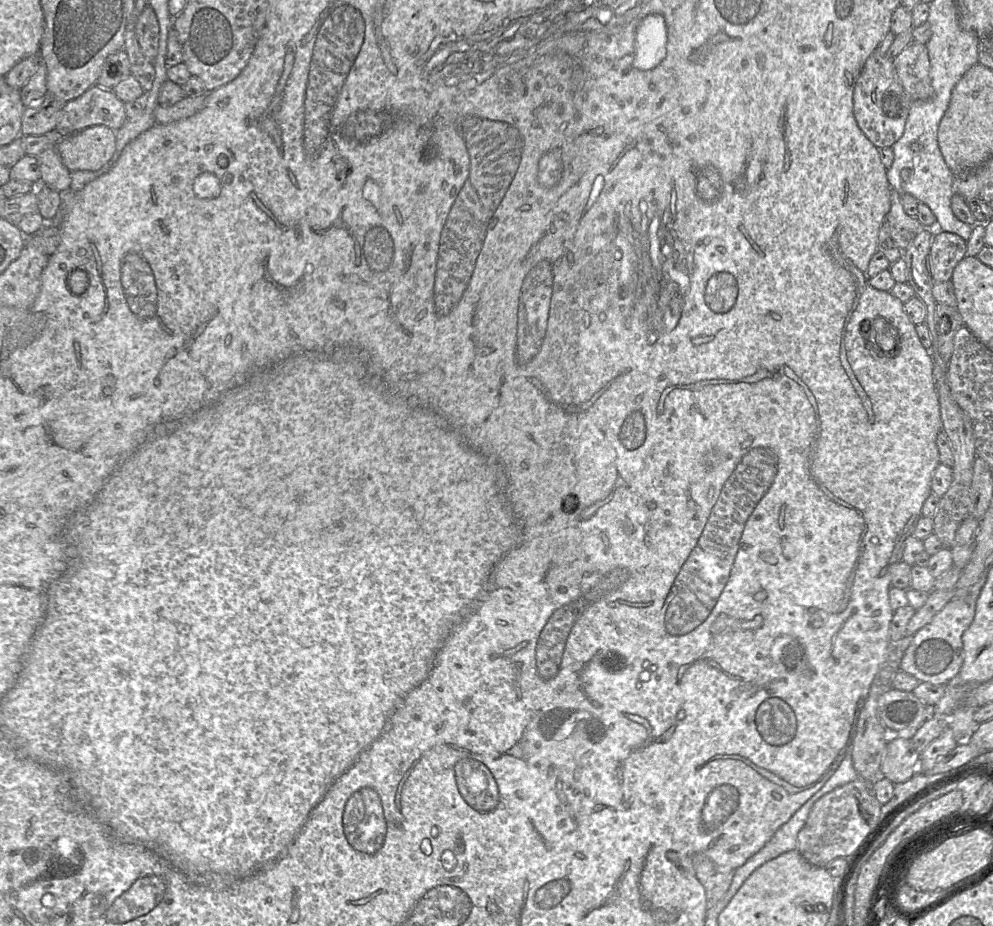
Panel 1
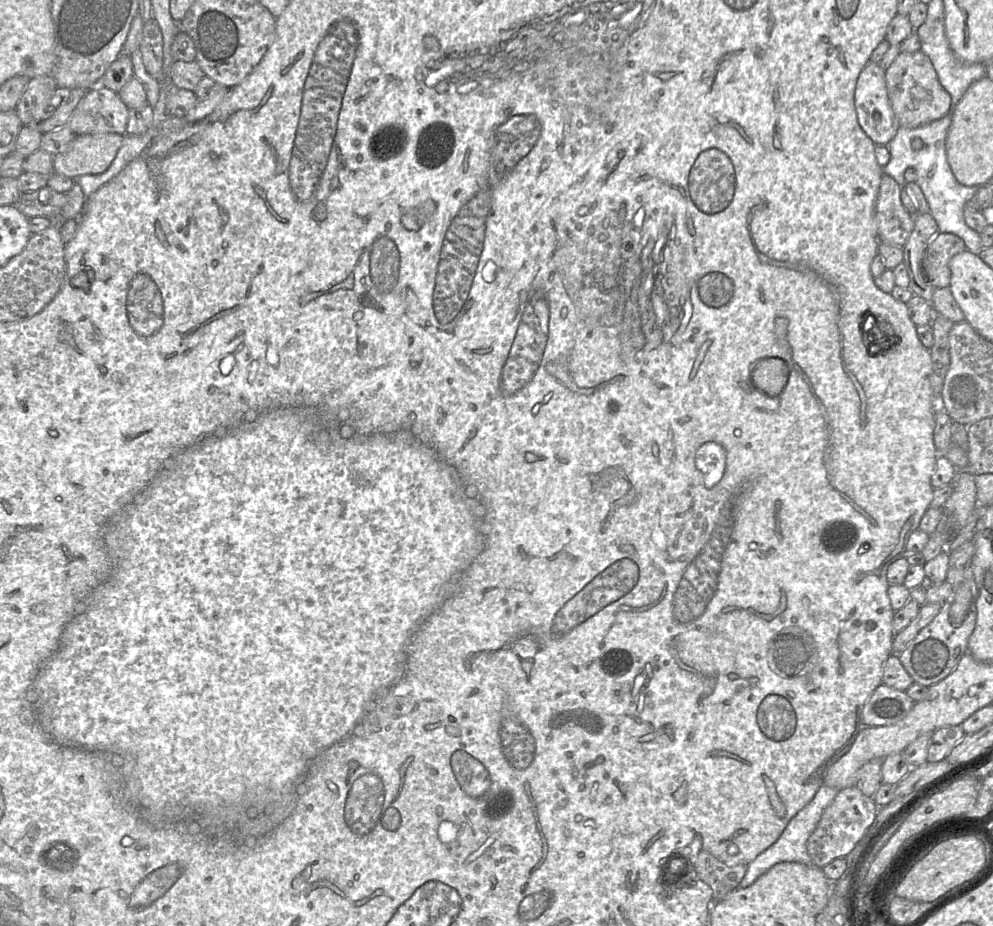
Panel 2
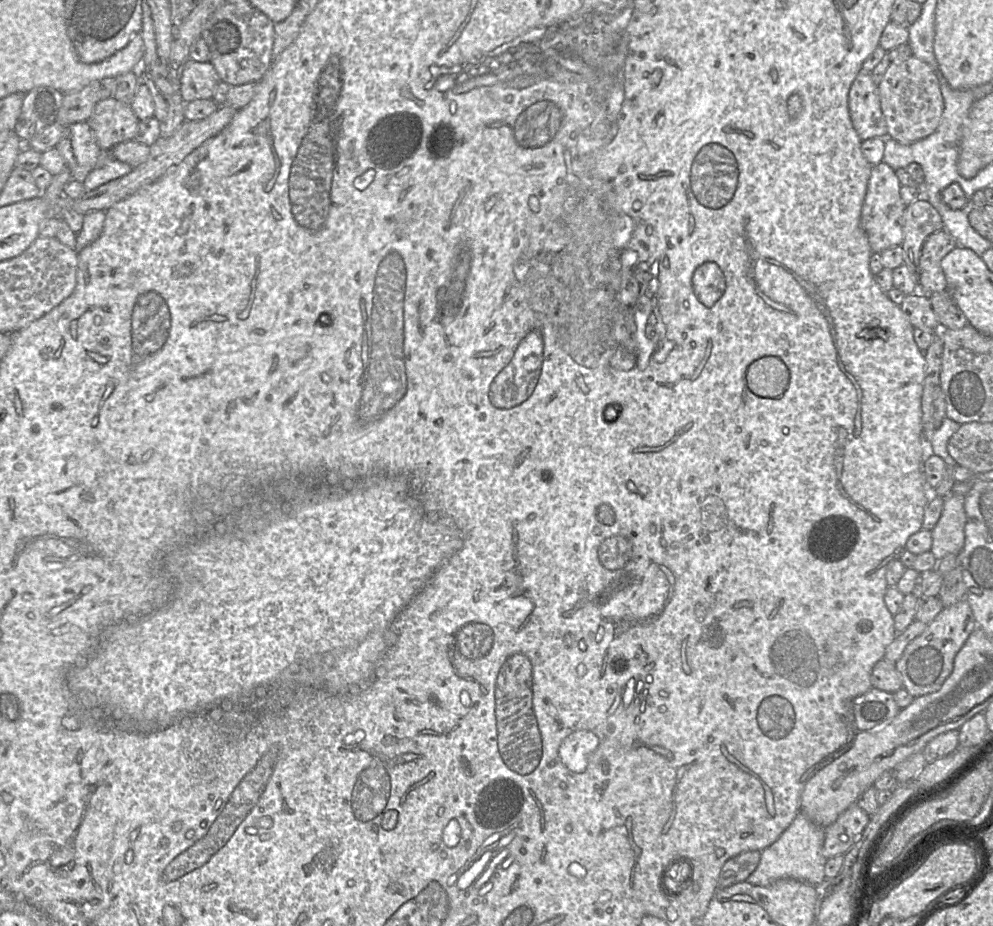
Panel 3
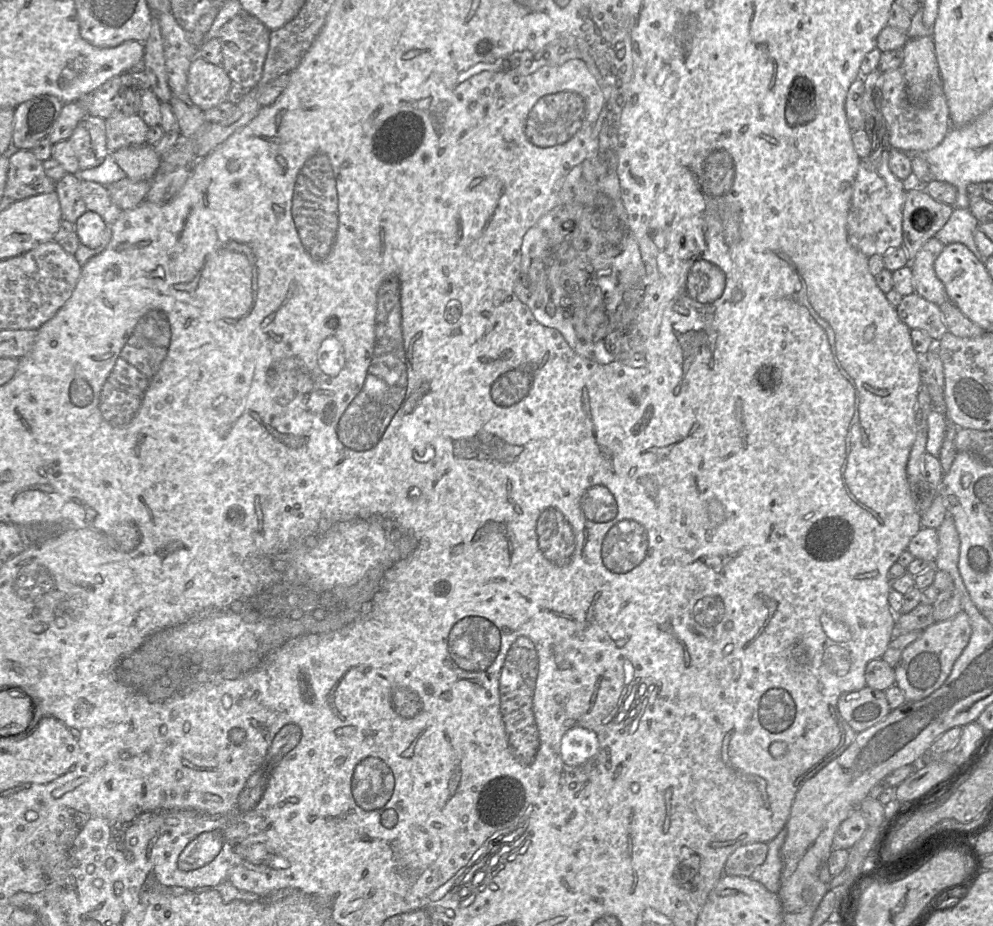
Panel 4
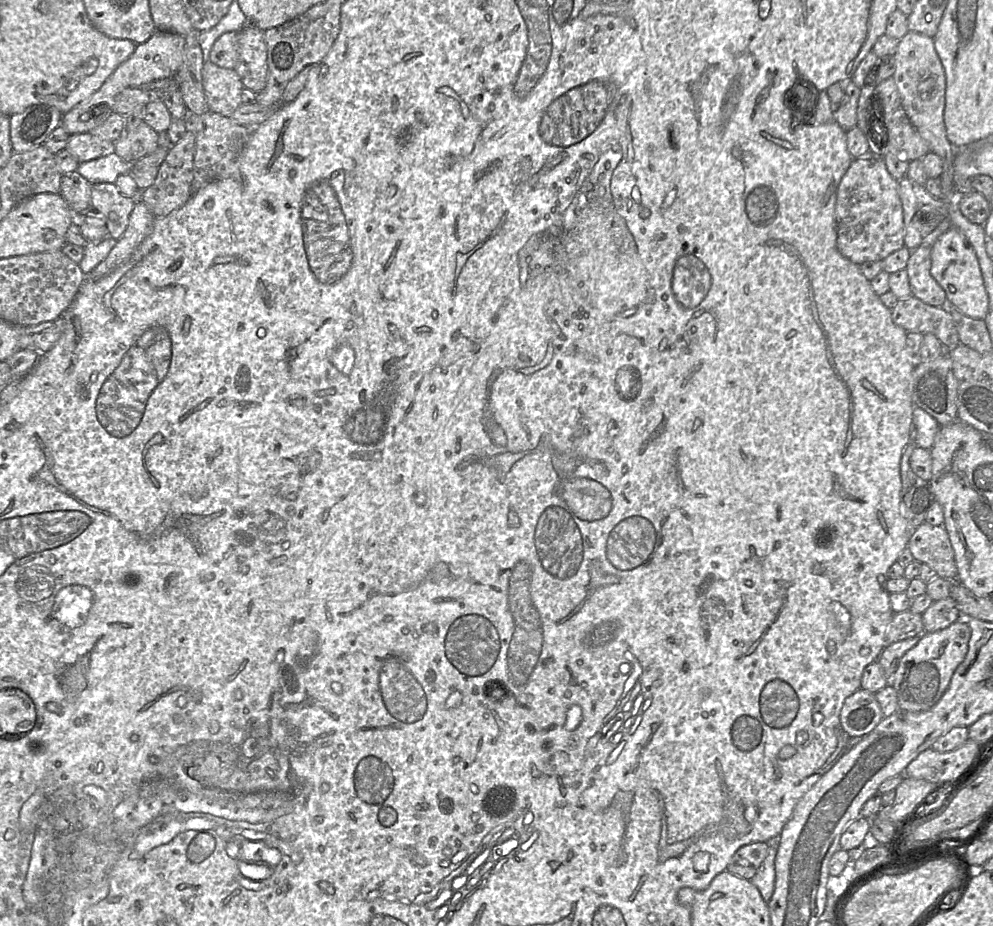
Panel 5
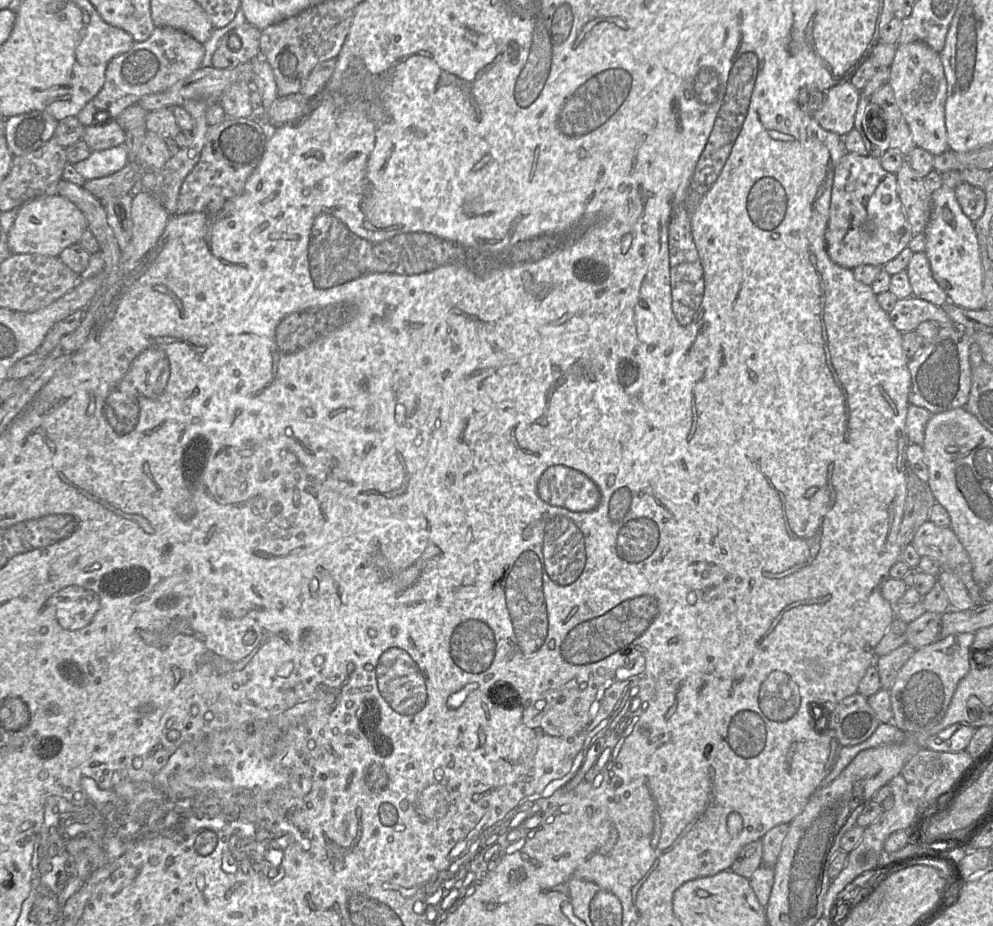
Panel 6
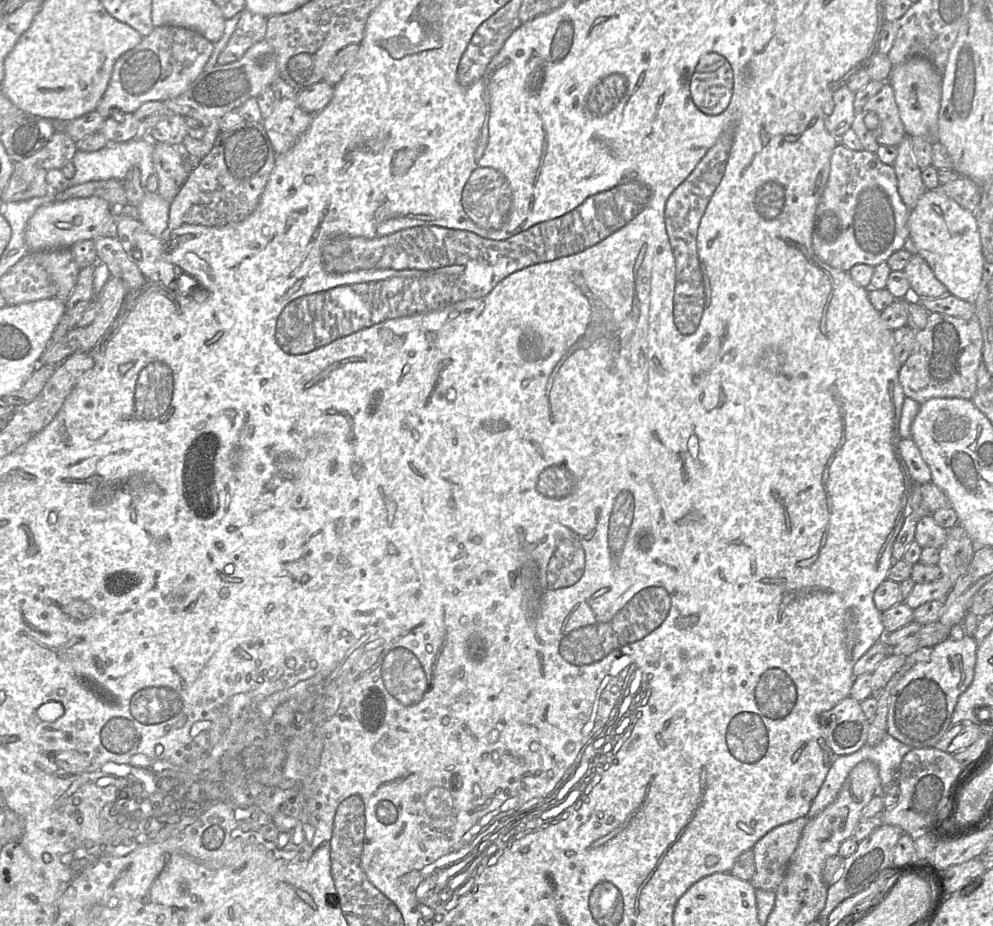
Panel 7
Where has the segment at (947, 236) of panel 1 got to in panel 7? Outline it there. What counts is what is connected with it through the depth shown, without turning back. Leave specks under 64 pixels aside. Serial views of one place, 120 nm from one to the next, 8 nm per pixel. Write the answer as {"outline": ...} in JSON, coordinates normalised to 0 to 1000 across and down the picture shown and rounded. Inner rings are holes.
{"outline":[[[918,275],[909,293],[916,306],[919,322],[946,322],[957,317],[926,275]]]}

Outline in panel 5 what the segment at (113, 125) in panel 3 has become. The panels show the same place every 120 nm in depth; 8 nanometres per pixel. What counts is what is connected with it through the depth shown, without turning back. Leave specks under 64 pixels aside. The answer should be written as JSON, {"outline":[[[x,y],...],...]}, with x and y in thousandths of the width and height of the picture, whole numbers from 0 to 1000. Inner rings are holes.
{"outline":[[[143,132],[133,141],[127,137],[116,153],[115,164],[129,177],[152,166],[159,160],[159,144]]]}

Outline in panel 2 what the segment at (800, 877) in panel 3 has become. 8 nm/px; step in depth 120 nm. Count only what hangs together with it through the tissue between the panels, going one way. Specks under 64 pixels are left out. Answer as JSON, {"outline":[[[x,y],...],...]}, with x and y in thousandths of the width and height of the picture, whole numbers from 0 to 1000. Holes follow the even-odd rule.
{"outline":[[[828,847],[820,862],[795,887],[781,909],[753,932],[751,944],[743,958],[751,959],[755,957],[777,935],[787,931],[803,931],[818,934],[818,929],[813,919],[813,907],[824,891],[829,876],[840,864],[844,855],[844,853]]]}

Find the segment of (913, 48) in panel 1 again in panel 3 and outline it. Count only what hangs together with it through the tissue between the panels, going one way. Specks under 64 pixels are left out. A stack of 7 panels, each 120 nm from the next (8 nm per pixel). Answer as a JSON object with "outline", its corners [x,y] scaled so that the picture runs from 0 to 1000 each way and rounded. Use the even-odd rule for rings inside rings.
{"outline":[[[920,59],[908,67],[897,67],[884,95],[894,149],[916,157],[942,143],[952,112],[945,80],[934,67]]]}

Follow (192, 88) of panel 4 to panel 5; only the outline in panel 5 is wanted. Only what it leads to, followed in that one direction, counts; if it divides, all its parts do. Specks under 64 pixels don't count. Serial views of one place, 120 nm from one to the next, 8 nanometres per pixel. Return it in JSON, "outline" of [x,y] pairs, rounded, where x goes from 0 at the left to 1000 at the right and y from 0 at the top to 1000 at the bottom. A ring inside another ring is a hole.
{"outline":[[[207,66],[203,72],[203,91],[212,121],[231,126],[244,112],[246,93],[236,75],[223,73]]]}

